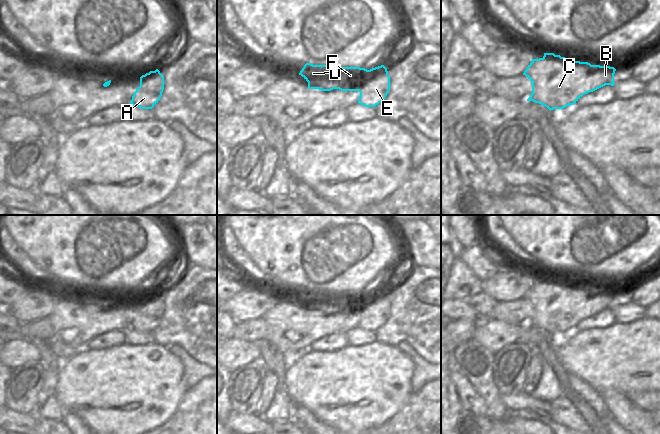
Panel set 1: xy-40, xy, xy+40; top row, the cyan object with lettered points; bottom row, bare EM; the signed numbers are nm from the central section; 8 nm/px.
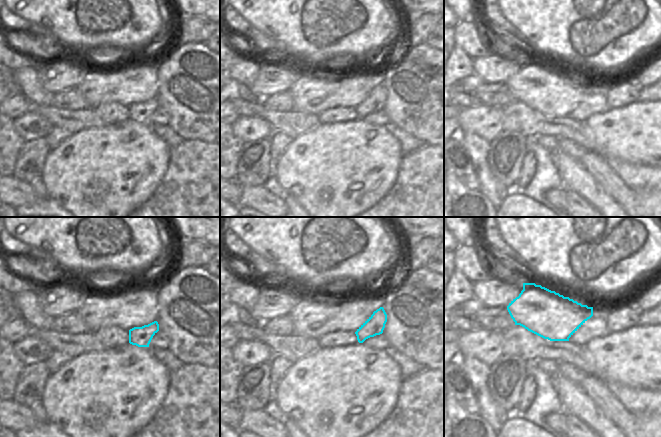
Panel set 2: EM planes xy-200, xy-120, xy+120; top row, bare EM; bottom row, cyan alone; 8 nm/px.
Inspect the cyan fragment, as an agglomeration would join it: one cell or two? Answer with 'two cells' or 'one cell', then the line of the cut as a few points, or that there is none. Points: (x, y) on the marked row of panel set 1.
two cells | xy+40 (592, 65), (589, 73), (584, 78), (584, 85), (588, 91)

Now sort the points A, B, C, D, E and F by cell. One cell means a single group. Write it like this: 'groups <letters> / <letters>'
groups A B E / C D F

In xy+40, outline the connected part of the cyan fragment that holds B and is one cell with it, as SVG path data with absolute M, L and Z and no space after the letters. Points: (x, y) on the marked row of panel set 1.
M592 65L590 74L584 78L584 84L589 92L593 92L605 85L614 86L615 71L614 67Z

